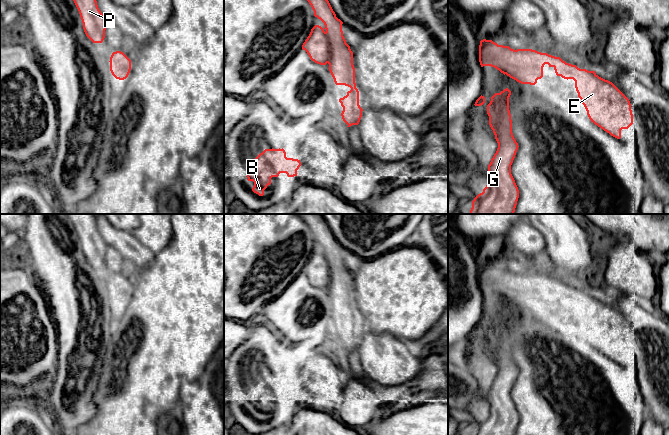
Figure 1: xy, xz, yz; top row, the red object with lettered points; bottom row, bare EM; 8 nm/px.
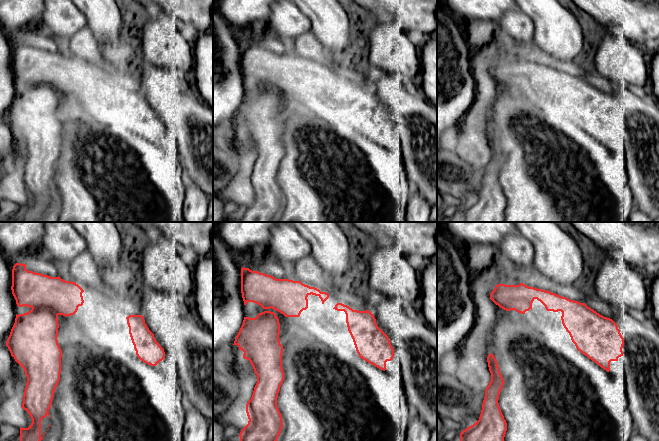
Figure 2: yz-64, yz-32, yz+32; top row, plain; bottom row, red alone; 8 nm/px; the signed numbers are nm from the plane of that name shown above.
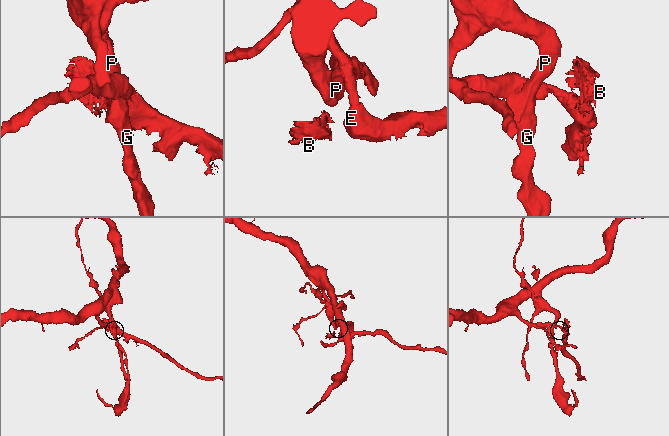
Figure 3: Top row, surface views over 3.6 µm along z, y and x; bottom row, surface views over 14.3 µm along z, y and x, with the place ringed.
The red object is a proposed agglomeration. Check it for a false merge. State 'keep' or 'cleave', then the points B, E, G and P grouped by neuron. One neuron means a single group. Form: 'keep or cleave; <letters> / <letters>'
keep; B E G P

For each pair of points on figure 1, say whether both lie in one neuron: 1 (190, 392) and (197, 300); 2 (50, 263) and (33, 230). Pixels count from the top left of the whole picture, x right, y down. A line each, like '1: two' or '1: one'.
1: two
2: one

